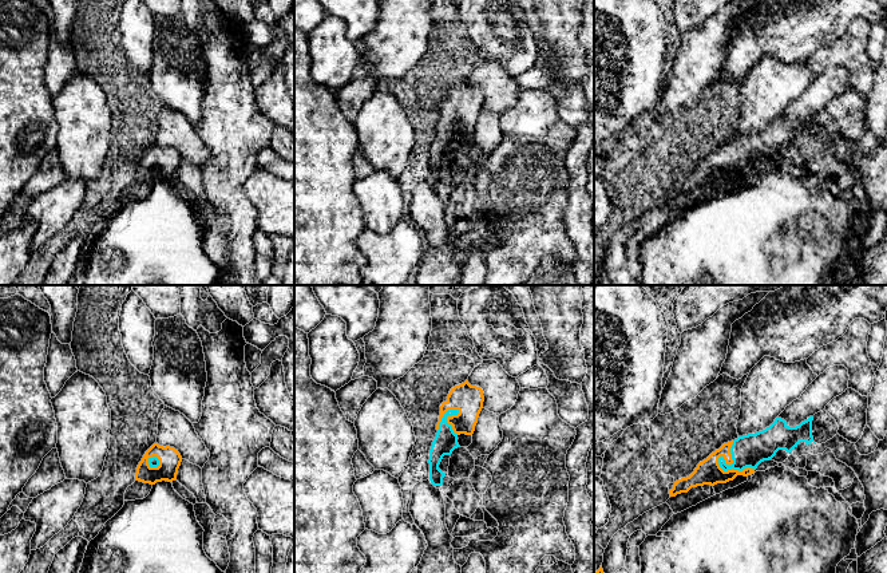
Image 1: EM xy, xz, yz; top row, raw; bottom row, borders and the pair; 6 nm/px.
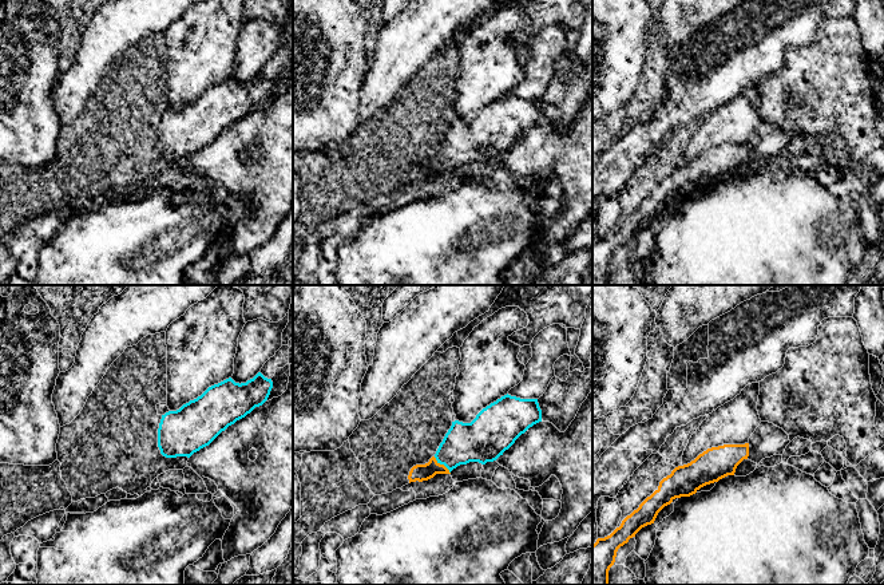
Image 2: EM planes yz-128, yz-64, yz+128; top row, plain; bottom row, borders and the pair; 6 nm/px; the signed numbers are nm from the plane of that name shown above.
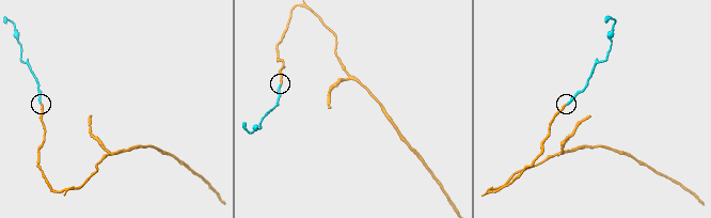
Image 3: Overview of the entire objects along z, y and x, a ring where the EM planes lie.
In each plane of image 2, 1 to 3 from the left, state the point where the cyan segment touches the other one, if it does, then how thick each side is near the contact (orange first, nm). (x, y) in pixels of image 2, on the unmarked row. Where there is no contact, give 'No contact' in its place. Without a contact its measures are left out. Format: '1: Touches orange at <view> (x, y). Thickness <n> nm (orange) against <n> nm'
1: No contact
2: Touches orange at yz-64 (443, 165). Thickness 100 nm (orange) against 240 nm
3: No contact

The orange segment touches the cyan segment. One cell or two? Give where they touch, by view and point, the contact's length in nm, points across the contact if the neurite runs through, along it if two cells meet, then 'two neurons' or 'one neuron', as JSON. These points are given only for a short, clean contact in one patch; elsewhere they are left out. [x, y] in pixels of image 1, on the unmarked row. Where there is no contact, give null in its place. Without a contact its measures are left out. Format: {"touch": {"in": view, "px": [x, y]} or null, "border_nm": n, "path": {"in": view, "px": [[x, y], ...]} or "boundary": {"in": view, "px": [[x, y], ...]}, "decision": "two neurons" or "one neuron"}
{"touch": {"in": "yz", "px": [732, 169]}, "border_nm": 240, "path": {"in": "yz", "px": [[708, 172], [732, 169], [749, 150]]}, "decision": "one neuron"}

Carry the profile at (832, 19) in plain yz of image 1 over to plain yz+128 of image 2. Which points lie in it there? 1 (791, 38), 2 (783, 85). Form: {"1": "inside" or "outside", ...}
{"1": "inside", "2": "outside"}

